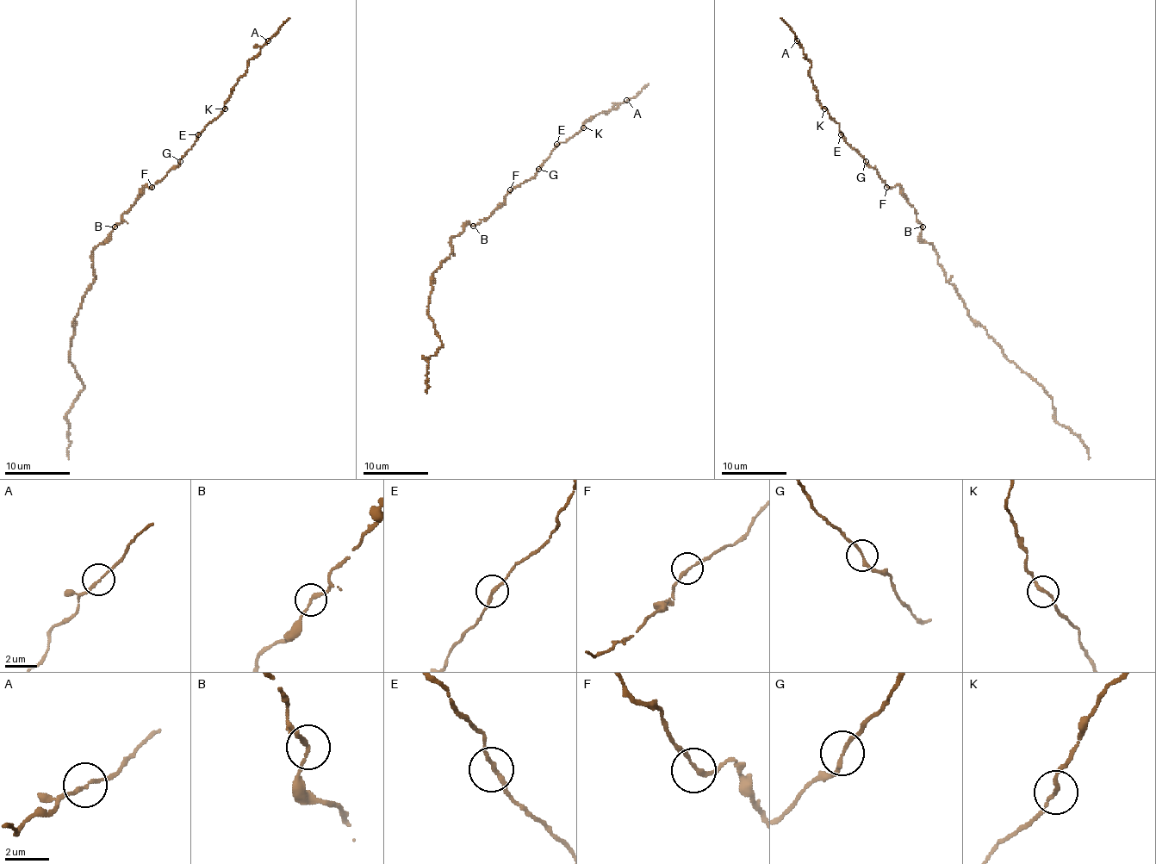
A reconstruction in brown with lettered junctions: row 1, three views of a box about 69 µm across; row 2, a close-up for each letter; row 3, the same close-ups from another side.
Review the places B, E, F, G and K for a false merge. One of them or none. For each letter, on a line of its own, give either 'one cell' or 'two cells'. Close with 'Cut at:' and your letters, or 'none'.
B: one cell
E: one cell
F: one cell
G: one cell
K: one cell
Cut at: none

